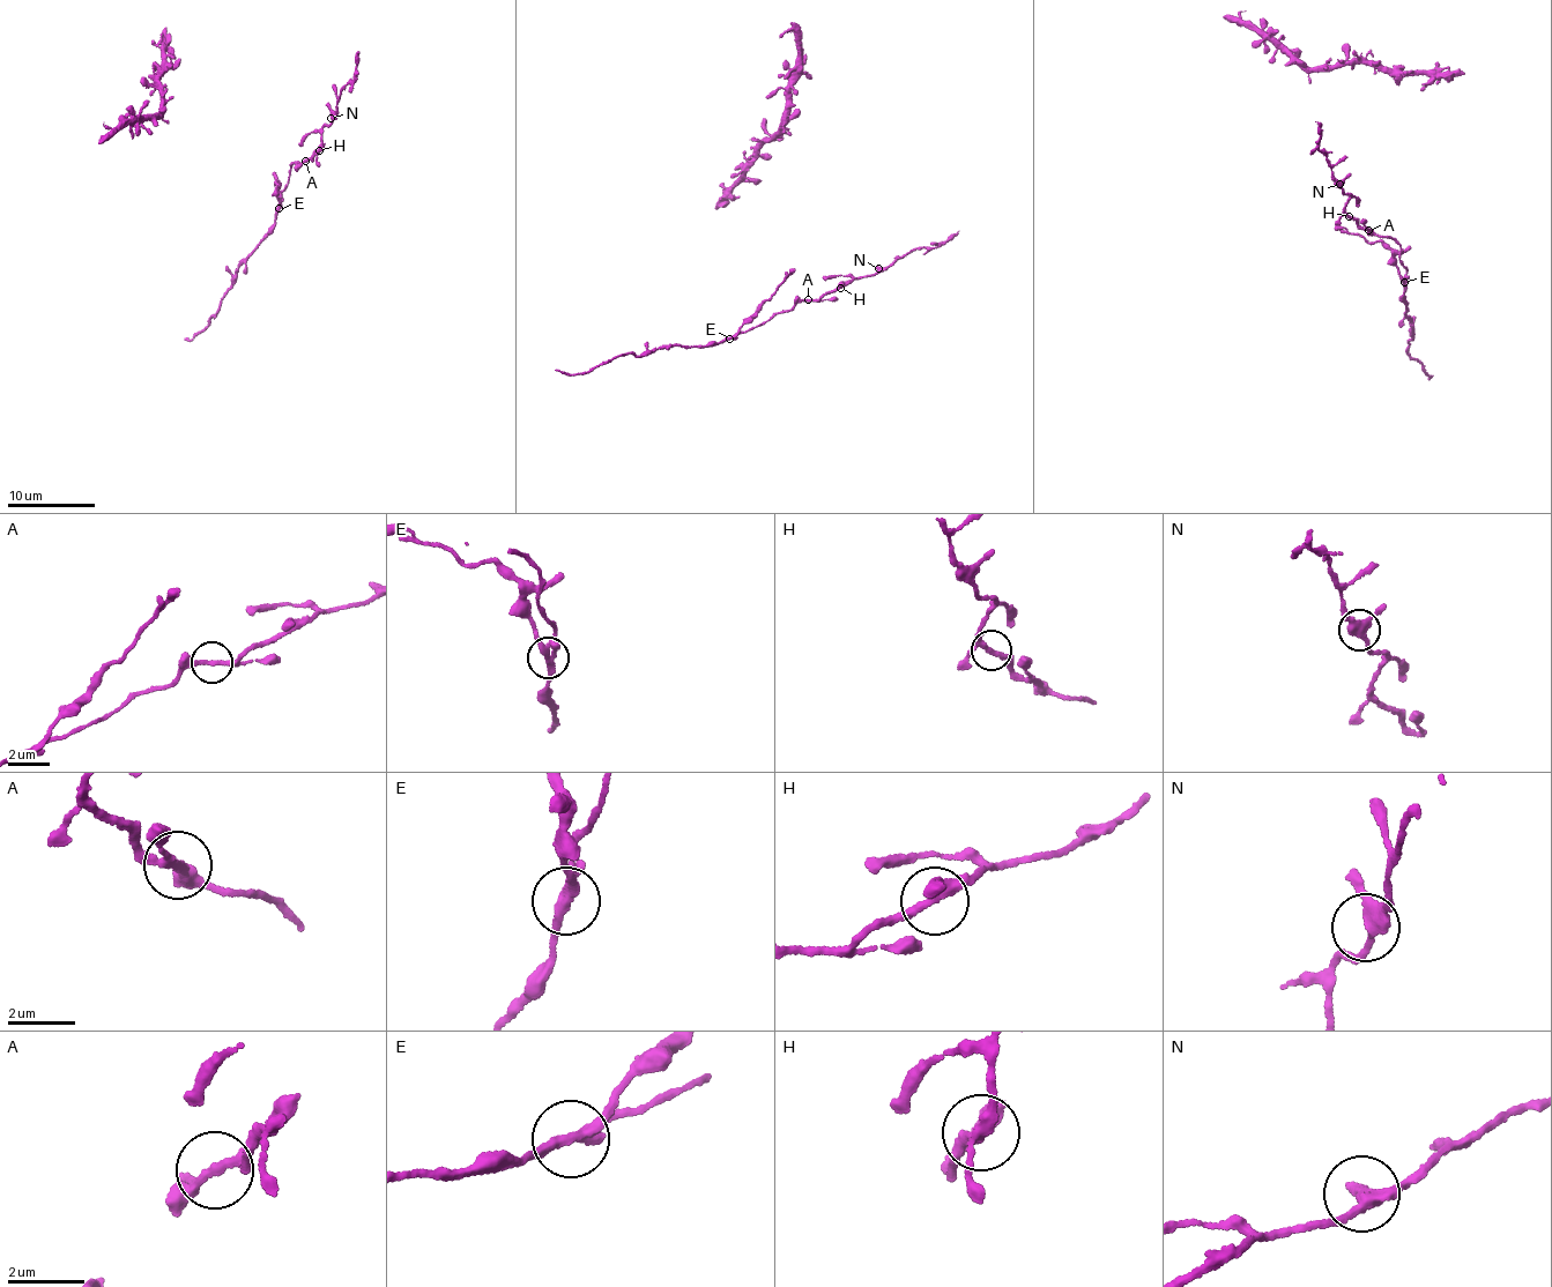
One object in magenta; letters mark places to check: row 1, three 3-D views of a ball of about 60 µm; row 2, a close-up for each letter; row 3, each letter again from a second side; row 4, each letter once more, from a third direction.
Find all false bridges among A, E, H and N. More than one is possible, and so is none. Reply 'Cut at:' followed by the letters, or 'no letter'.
Cut at: E

